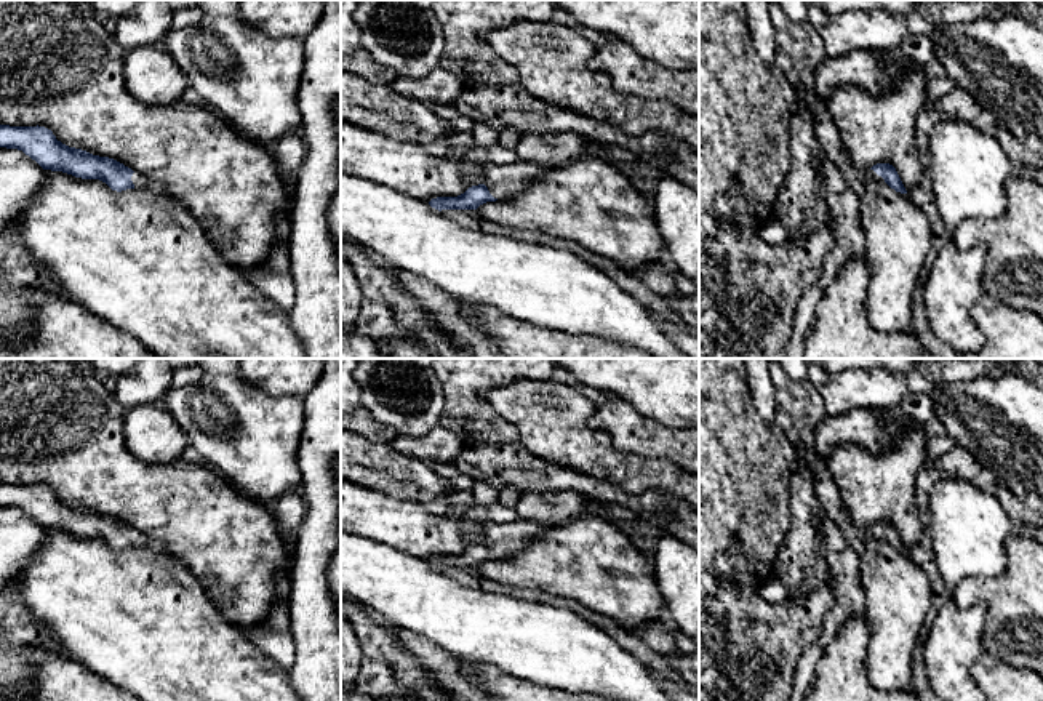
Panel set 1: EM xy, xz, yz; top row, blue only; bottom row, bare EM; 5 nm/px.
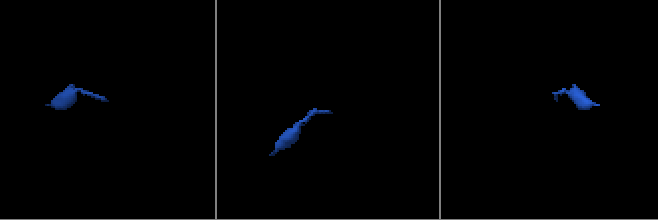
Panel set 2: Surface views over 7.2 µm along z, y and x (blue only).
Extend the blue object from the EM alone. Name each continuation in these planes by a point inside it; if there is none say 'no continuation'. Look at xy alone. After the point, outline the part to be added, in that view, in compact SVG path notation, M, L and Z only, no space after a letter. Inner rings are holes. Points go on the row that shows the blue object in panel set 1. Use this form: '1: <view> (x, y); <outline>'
1: xy (139, 181); M133 173L131 181L133 181L136 189L146 189L146 190L150 190L150 192L158 194L158 195L166 195L165 189L160 184L144 178L139 173Z

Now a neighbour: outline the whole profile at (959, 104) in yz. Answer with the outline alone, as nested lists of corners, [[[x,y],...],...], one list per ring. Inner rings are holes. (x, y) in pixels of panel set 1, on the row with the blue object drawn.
[[[955,88],[945,94],[944,99],[936,104],[936,107],[941,110],[945,120],[960,120],[965,123],[974,123],[982,110],[973,96],[961,88]]]

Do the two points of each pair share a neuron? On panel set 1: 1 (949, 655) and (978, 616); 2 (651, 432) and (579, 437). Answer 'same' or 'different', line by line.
1: same
2: different

